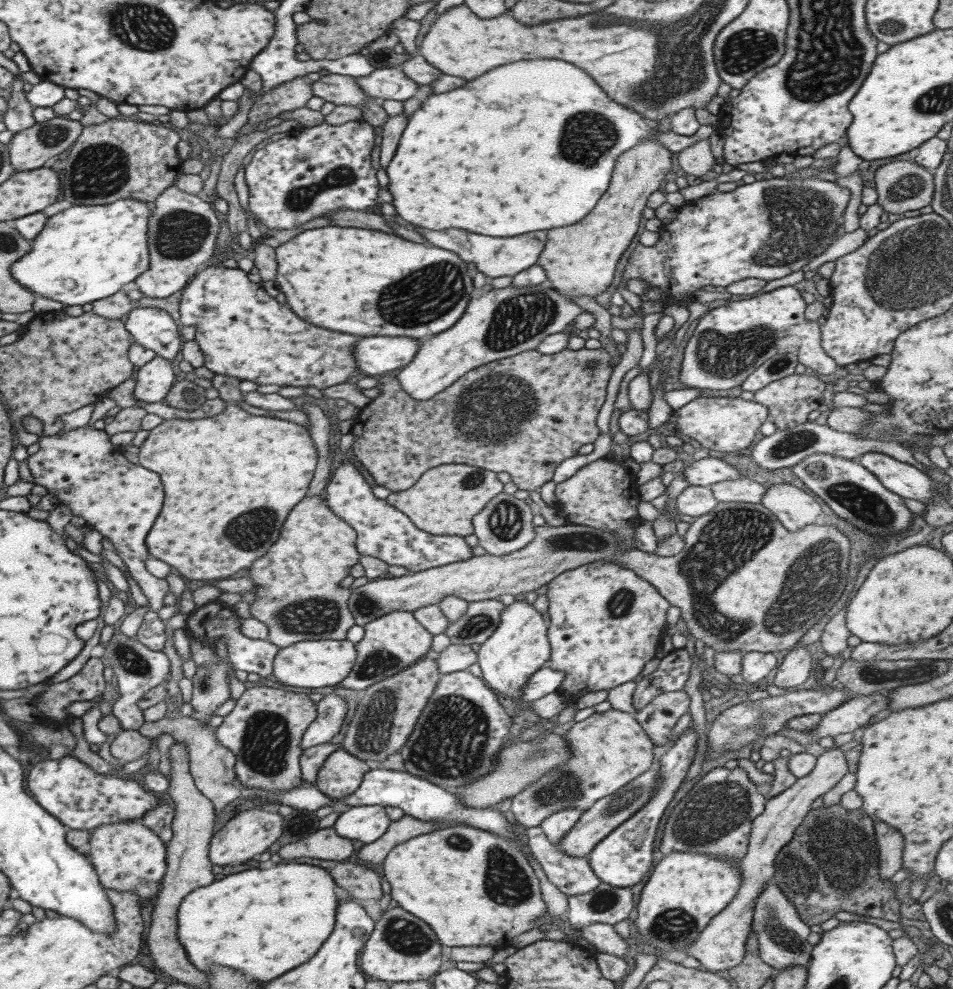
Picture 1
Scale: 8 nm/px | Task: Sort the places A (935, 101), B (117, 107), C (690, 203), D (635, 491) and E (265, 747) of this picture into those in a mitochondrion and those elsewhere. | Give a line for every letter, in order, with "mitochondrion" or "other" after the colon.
A: mitochondrion
B: other
C: other
D: other
E: mitochondrion

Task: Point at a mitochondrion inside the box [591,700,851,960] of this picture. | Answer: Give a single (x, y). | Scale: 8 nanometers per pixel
(719, 809)

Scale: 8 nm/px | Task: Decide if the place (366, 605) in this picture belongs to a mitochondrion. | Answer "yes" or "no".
yes

